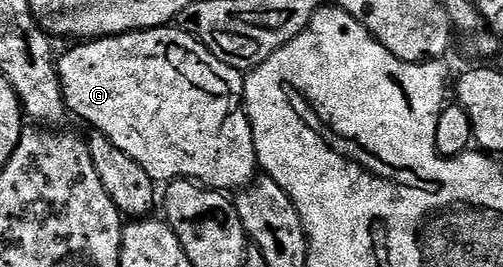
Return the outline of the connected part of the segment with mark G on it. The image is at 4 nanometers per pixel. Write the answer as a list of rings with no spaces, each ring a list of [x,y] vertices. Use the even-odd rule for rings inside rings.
[[[168,24],[72,46],[75,47],[64,54],[62,51],[57,58],[68,111],[88,122],[92,131],[113,140],[157,184],[190,180],[220,192],[238,192],[256,181],[260,165],[243,97],[244,75],[213,56],[196,38]]]

